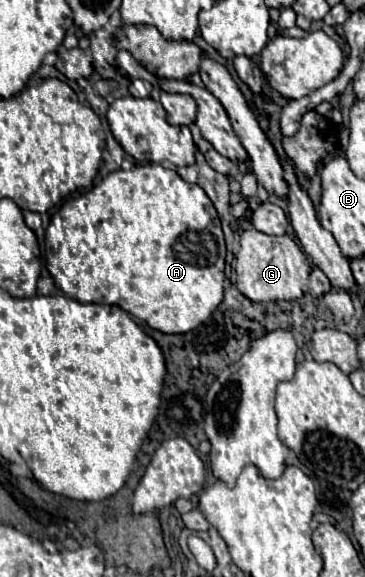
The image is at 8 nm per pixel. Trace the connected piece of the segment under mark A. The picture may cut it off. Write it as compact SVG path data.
M149 163L149 165L135 165L129 171L117 169L109 173L99 185L95 185L91 191L85 195L79 195L75 199L69 199L67 203L61 205L61 209L53 215L51 223L45 231L45 259L47 259L47 269L55 283L63 289L63 293L71 299L77 299L81 303L105 303L105 305L119 305L125 309L129 315L147 321L149 327L163 331L163 333L187 333L205 323L211 313L217 309L217 305L223 299L223 279L225 279L225 241L223 241L223 231L217 211L211 203L211 199L205 195L205 191L199 185L191 185L183 181L177 171L165 169L159 163Z

